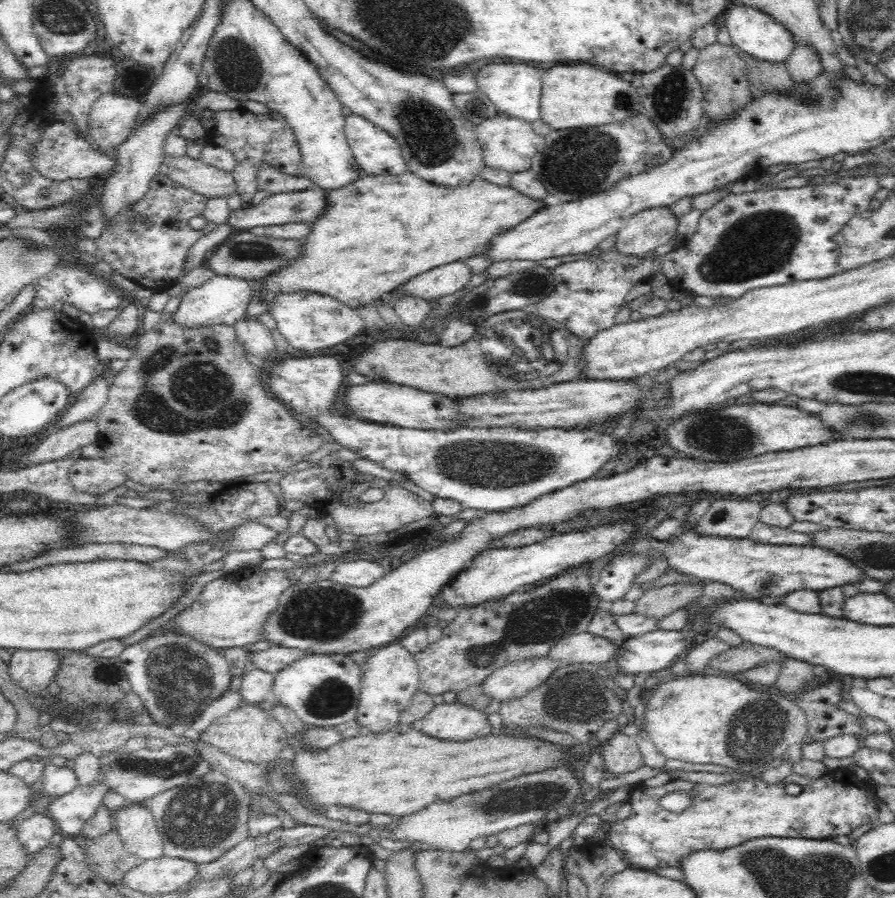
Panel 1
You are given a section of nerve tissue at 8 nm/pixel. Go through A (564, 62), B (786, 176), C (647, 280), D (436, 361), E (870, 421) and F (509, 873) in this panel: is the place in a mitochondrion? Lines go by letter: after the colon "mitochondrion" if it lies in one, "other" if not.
A: other
B: other
C: other
D: other
E: mitochondrion
F: other

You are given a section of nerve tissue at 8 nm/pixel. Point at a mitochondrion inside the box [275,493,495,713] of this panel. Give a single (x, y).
(394, 542)

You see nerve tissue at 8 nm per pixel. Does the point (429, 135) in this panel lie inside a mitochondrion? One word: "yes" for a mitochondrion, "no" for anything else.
yes

